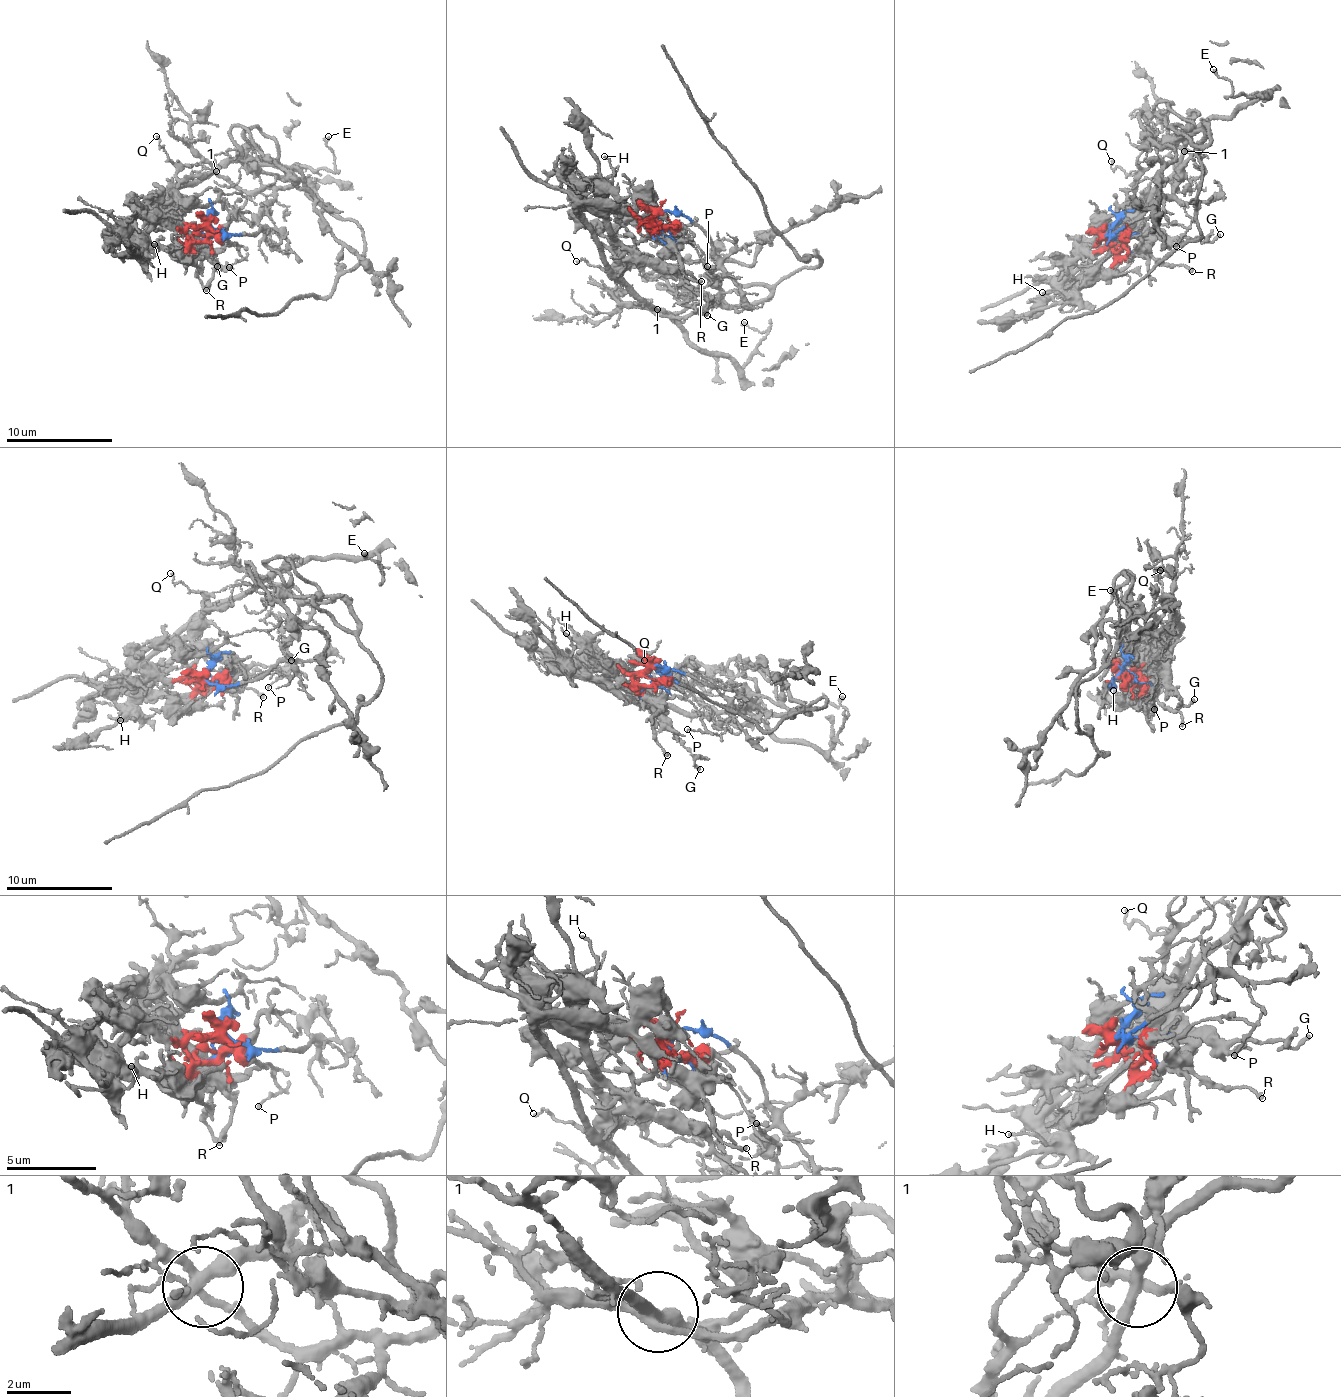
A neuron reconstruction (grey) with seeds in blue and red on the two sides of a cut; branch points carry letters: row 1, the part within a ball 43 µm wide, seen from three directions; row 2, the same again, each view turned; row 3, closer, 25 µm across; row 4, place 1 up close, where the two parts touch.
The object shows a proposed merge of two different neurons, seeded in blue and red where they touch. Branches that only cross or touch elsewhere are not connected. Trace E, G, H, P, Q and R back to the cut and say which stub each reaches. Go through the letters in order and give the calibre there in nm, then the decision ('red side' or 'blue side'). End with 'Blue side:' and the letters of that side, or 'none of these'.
E: calibre 170 nm; red side
G: calibre 240 nm; red side
H: calibre 150 nm; red side
P: calibre 110 nm; red side
Q: calibre 130 nm; red side
R: calibre 200 nm; red side
Blue side: none of these

